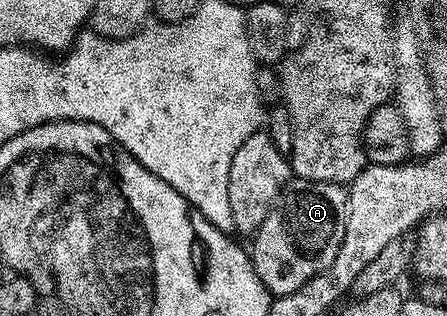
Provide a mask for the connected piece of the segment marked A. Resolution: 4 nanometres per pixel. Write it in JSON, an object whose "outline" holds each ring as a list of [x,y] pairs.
{"outline":[[[294,178],[283,186],[278,199],[252,236],[248,253],[256,276],[277,296],[296,292],[312,276],[324,272],[344,240],[347,187],[337,182],[313,182]]]}

